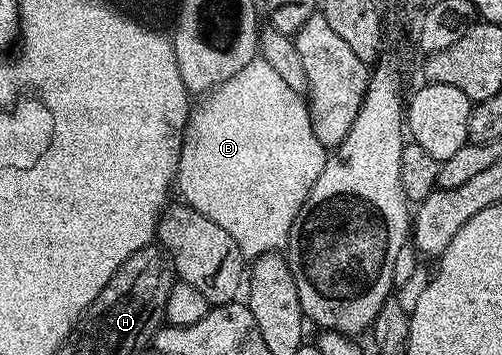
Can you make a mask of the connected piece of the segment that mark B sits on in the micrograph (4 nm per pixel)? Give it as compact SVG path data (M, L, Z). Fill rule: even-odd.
M261 57L253 59L236 77L224 81L193 108L182 138L176 191L186 206L204 213L220 225L240 249L243 260L278 253L290 239L290 230L308 197L316 177L324 173L328 148L316 141L307 100L282 80L280 73Z

